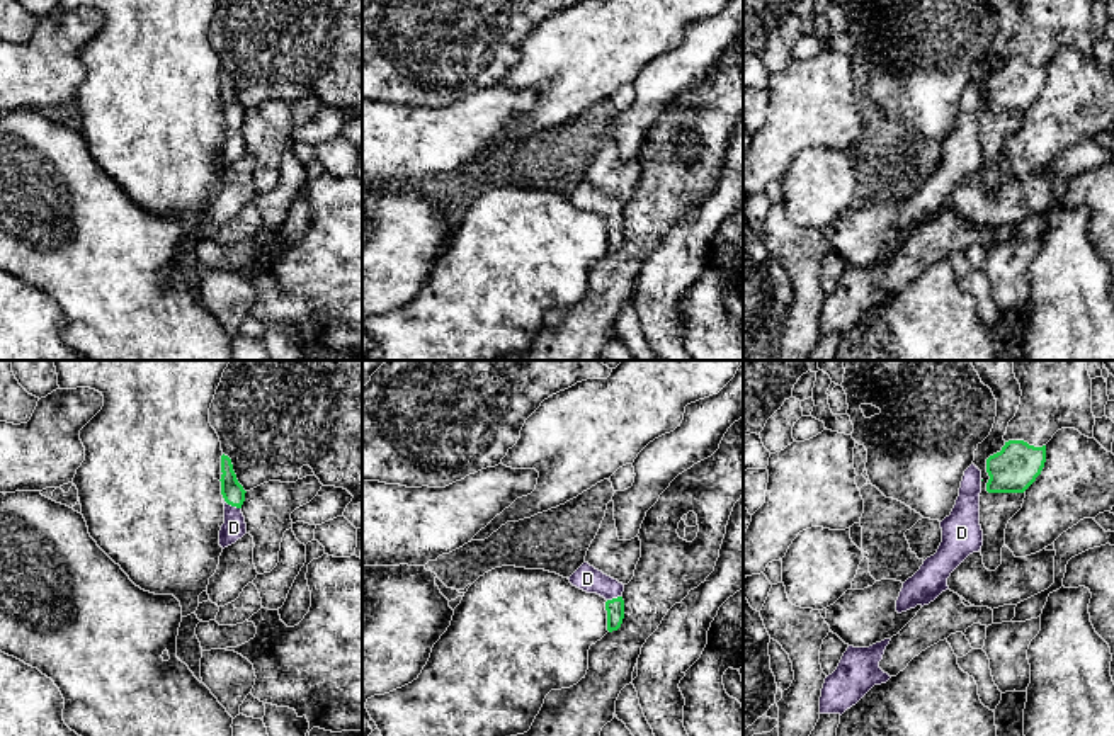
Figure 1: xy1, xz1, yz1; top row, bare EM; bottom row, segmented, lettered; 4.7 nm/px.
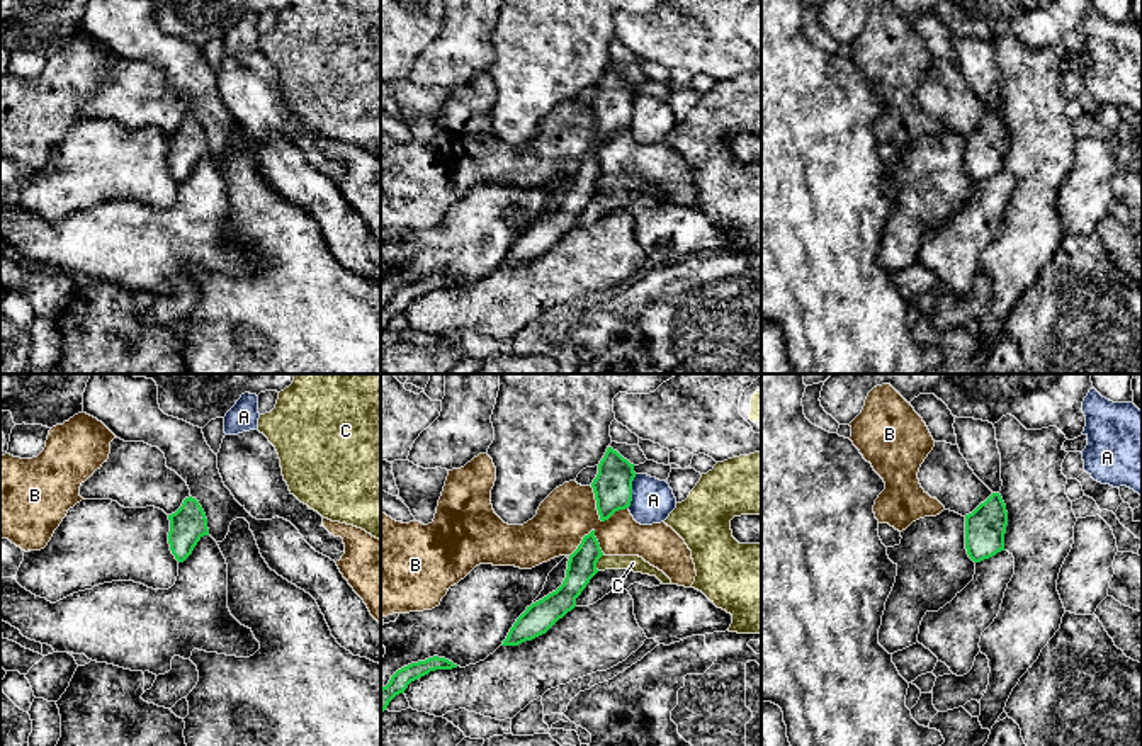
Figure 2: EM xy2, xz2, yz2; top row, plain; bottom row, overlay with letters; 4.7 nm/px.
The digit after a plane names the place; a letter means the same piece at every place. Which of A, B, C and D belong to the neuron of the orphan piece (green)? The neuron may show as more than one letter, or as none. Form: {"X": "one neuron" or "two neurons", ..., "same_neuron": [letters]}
{"A": "two neurons", "B": "two neurons", "C": "two neurons", "D": "one neuron", "same_neuron": ["D"]}

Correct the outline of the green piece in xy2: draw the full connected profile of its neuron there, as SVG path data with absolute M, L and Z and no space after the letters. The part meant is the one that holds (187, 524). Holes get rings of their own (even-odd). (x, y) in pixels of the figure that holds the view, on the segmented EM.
M189 496L175 513L168 515L168 520L170 551L178 562L184 562L192 554L197 542L204 535L209 535L206 513L199 501Z

